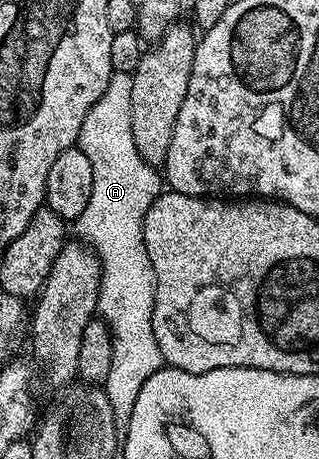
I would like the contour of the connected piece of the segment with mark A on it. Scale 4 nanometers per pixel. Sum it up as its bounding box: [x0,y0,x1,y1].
[73,73,165,420]

